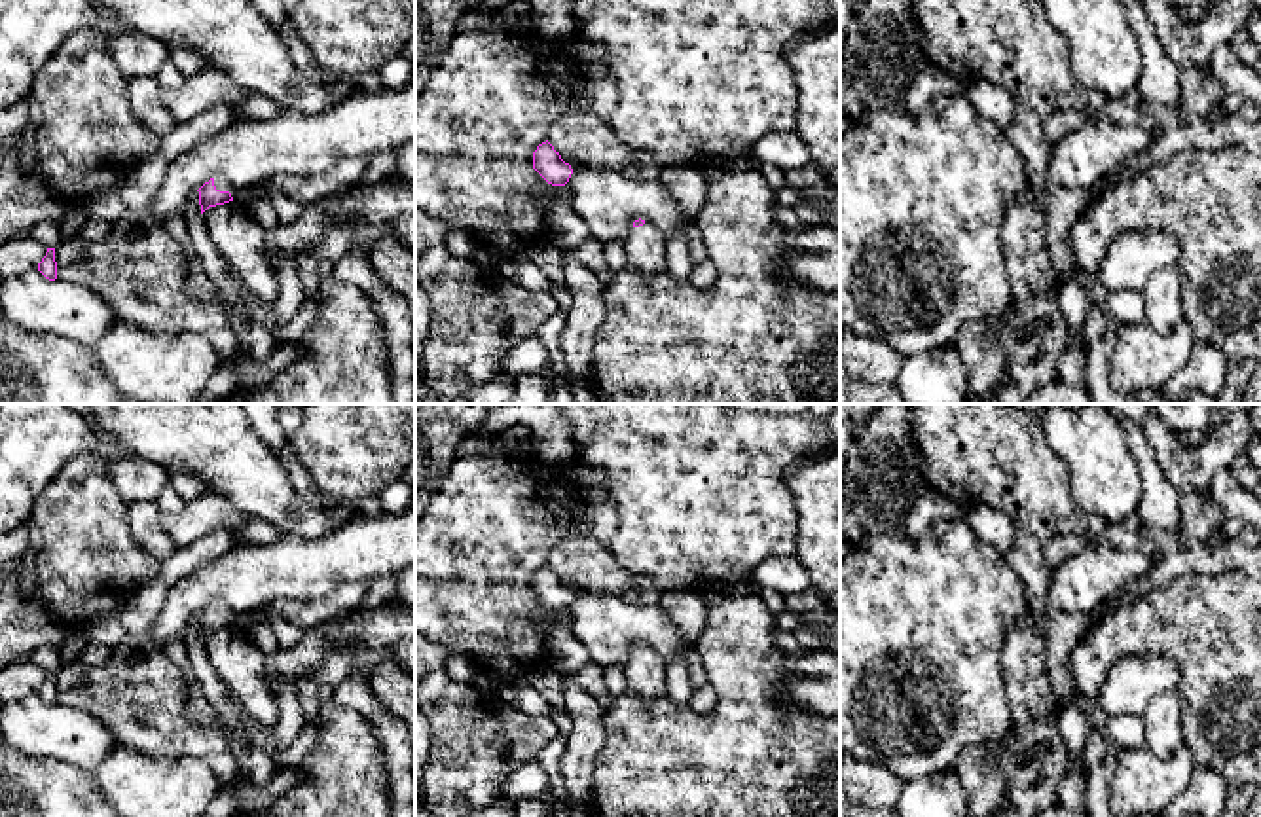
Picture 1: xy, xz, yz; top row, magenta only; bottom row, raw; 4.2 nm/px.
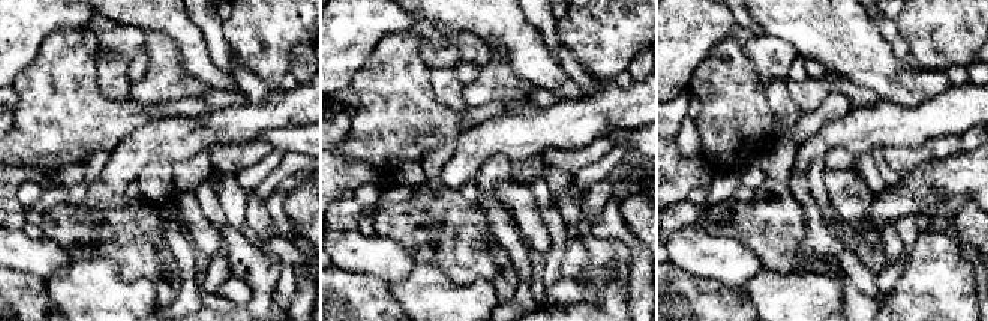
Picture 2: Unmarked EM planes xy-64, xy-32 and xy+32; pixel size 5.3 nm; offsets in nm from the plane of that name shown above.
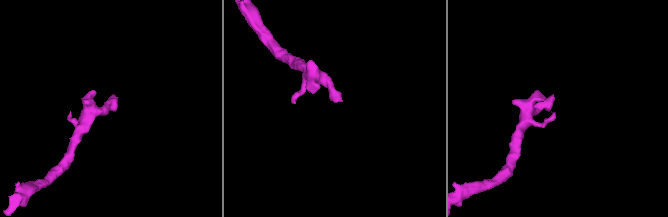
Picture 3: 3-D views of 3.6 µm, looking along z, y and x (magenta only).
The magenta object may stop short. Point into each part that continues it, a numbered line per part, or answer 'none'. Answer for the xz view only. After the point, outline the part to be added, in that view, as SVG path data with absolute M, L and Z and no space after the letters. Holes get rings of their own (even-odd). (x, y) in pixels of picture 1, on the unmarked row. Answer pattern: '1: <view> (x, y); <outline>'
1: xz (645, 671); M649 648L631 652L624 675L643 699L656 699L666 692L666 663Z

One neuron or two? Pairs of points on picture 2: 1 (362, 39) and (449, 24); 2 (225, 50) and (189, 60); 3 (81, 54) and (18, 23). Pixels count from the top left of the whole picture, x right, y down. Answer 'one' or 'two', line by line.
1: two
2: two
3: two

